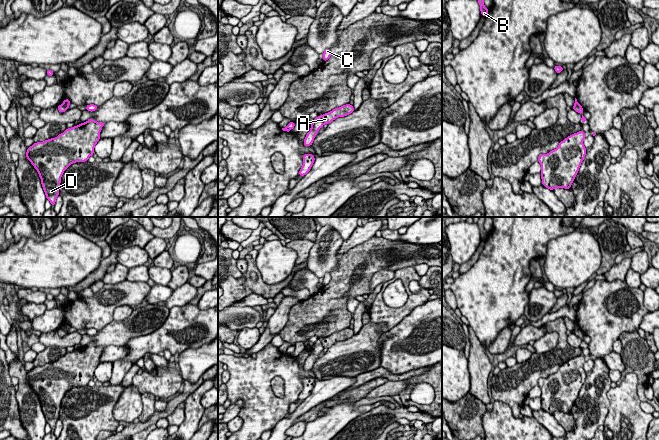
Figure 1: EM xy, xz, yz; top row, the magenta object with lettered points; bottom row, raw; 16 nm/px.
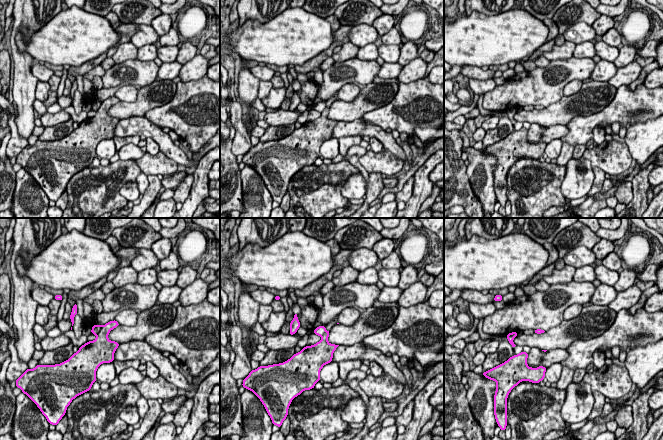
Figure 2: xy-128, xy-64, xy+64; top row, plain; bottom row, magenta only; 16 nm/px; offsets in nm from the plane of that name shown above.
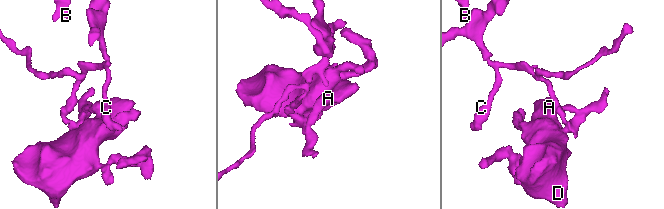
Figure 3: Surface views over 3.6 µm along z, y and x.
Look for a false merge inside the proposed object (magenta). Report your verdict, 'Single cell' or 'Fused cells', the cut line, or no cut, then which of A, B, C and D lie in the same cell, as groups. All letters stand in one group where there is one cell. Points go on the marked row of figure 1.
Fused cells. Split along xy (61, 104), (67, 109). Groups: A D / B C

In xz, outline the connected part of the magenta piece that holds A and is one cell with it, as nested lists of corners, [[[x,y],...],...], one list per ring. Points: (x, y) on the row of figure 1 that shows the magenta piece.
[[[346,104],[339,108],[335,108],[332,111],[322,114],[321,116],[317,116],[312,124],[310,131],[307,133],[304,139],[304,146],[311,146],[313,144],[314,138],[317,135],[320,128],[323,127],[324,124],[330,124],[333,120],[338,117],[344,117],[354,112],[353,105]]]

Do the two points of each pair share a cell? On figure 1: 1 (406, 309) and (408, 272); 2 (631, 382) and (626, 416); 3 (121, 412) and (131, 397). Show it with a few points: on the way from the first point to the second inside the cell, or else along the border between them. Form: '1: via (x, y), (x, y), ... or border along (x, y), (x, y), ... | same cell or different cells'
1: via (410, 300), (406, 281) | same cell
2: via (627, 390), (626, 408) | same cell
3: via (125, 408), (130, 401) | same cell

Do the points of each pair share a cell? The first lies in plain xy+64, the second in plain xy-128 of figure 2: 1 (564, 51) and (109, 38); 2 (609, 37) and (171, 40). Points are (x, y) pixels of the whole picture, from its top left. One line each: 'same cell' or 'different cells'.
1: different cells
2: same cell

